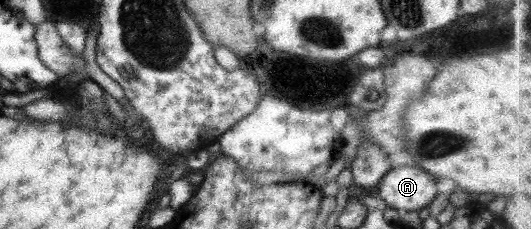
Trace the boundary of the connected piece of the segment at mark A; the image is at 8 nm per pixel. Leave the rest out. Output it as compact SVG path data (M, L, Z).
M393 167L379 181L377 193L386 208L419 212L434 199L436 181L419 167Z

